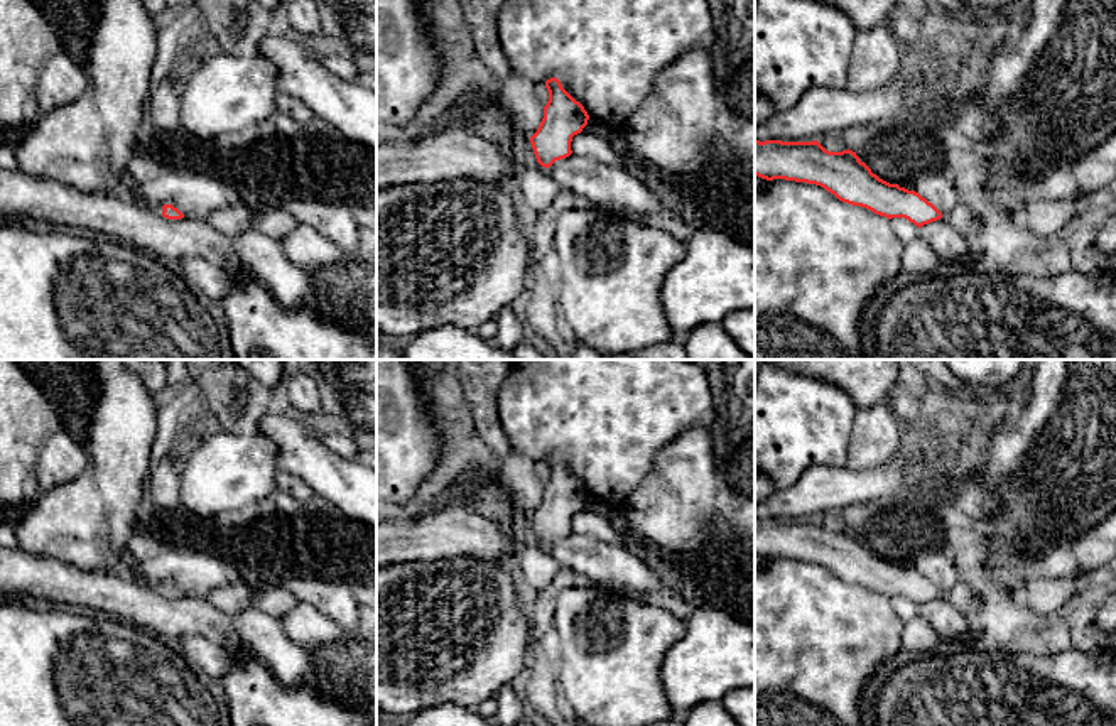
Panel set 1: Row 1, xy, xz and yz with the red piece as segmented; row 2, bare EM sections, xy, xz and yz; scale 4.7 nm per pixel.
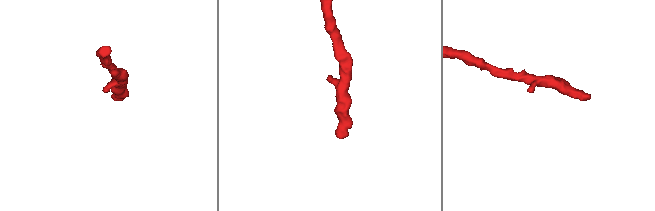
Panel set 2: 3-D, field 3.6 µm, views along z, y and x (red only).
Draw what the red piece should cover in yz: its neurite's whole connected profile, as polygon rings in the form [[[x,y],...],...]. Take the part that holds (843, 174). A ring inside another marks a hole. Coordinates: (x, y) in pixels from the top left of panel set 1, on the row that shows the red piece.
[[[755,138],[755,176],[815,184],[842,203],[866,208],[888,219],[905,218],[918,228],[942,218],[942,213],[918,192],[873,174],[856,152],[829,152],[817,140]]]

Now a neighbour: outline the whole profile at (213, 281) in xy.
[[[184,257],[174,267],[196,292],[208,295],[214,302],[223,301],[235,285],[235,274],[198,257]]]

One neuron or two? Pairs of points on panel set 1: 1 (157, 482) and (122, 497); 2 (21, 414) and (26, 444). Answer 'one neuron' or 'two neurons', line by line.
1: two neurons
2: one neuron

